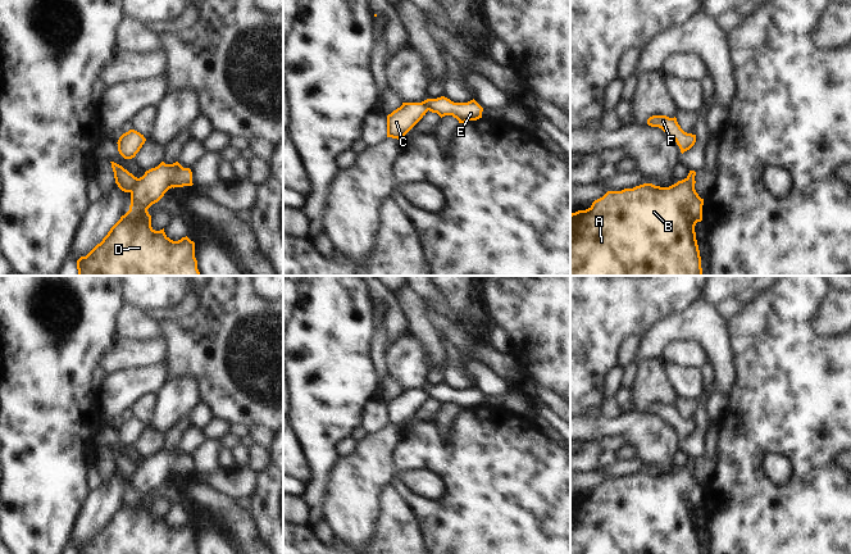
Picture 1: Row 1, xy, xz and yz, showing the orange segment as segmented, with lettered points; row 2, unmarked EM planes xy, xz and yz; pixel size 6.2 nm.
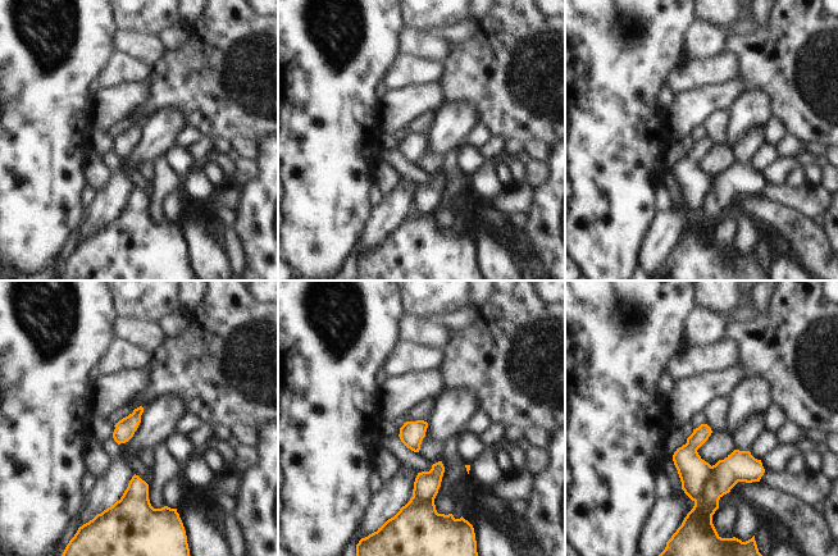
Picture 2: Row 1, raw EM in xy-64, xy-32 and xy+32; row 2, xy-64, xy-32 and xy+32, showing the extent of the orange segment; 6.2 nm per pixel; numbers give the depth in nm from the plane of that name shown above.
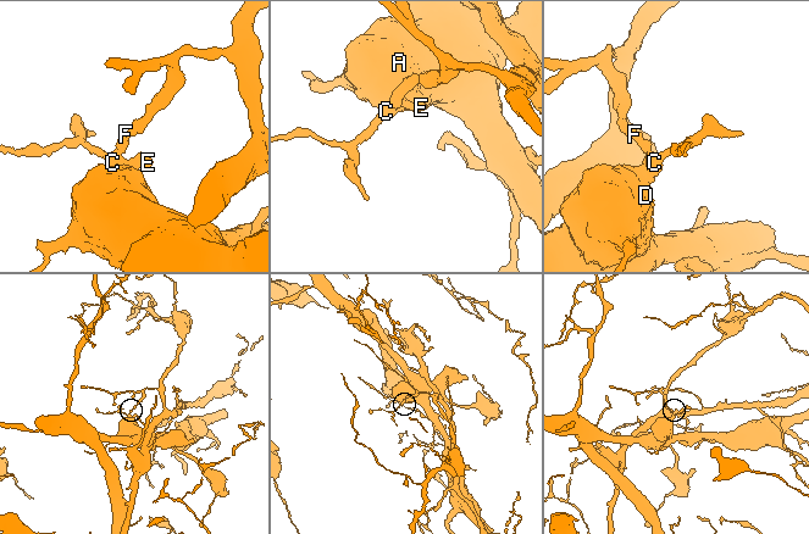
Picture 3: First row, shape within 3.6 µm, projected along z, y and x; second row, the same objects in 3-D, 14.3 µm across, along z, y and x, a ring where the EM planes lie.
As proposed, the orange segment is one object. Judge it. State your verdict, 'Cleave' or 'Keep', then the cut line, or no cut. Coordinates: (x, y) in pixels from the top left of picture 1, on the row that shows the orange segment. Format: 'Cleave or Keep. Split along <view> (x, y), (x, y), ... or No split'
Cleave. Split along xy (139, 178), (130, 191).

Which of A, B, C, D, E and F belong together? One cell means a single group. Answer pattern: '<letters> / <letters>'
A B D E / C F

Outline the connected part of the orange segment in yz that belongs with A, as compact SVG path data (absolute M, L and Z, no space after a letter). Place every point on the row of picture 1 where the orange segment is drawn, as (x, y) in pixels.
M688 178L669 187L643 183L607 191L586 210L570 214L570 276L702 276L695 226L702 221L704 199Z

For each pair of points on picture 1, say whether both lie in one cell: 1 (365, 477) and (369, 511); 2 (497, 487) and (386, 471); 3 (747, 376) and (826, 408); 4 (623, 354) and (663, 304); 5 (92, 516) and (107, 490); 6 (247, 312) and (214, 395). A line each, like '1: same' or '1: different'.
1: same
2: different
3: same
4: different
5: same
6: same

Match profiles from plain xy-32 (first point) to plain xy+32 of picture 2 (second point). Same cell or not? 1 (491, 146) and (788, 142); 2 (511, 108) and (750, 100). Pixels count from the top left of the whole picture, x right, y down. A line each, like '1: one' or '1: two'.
1: one
2: two

